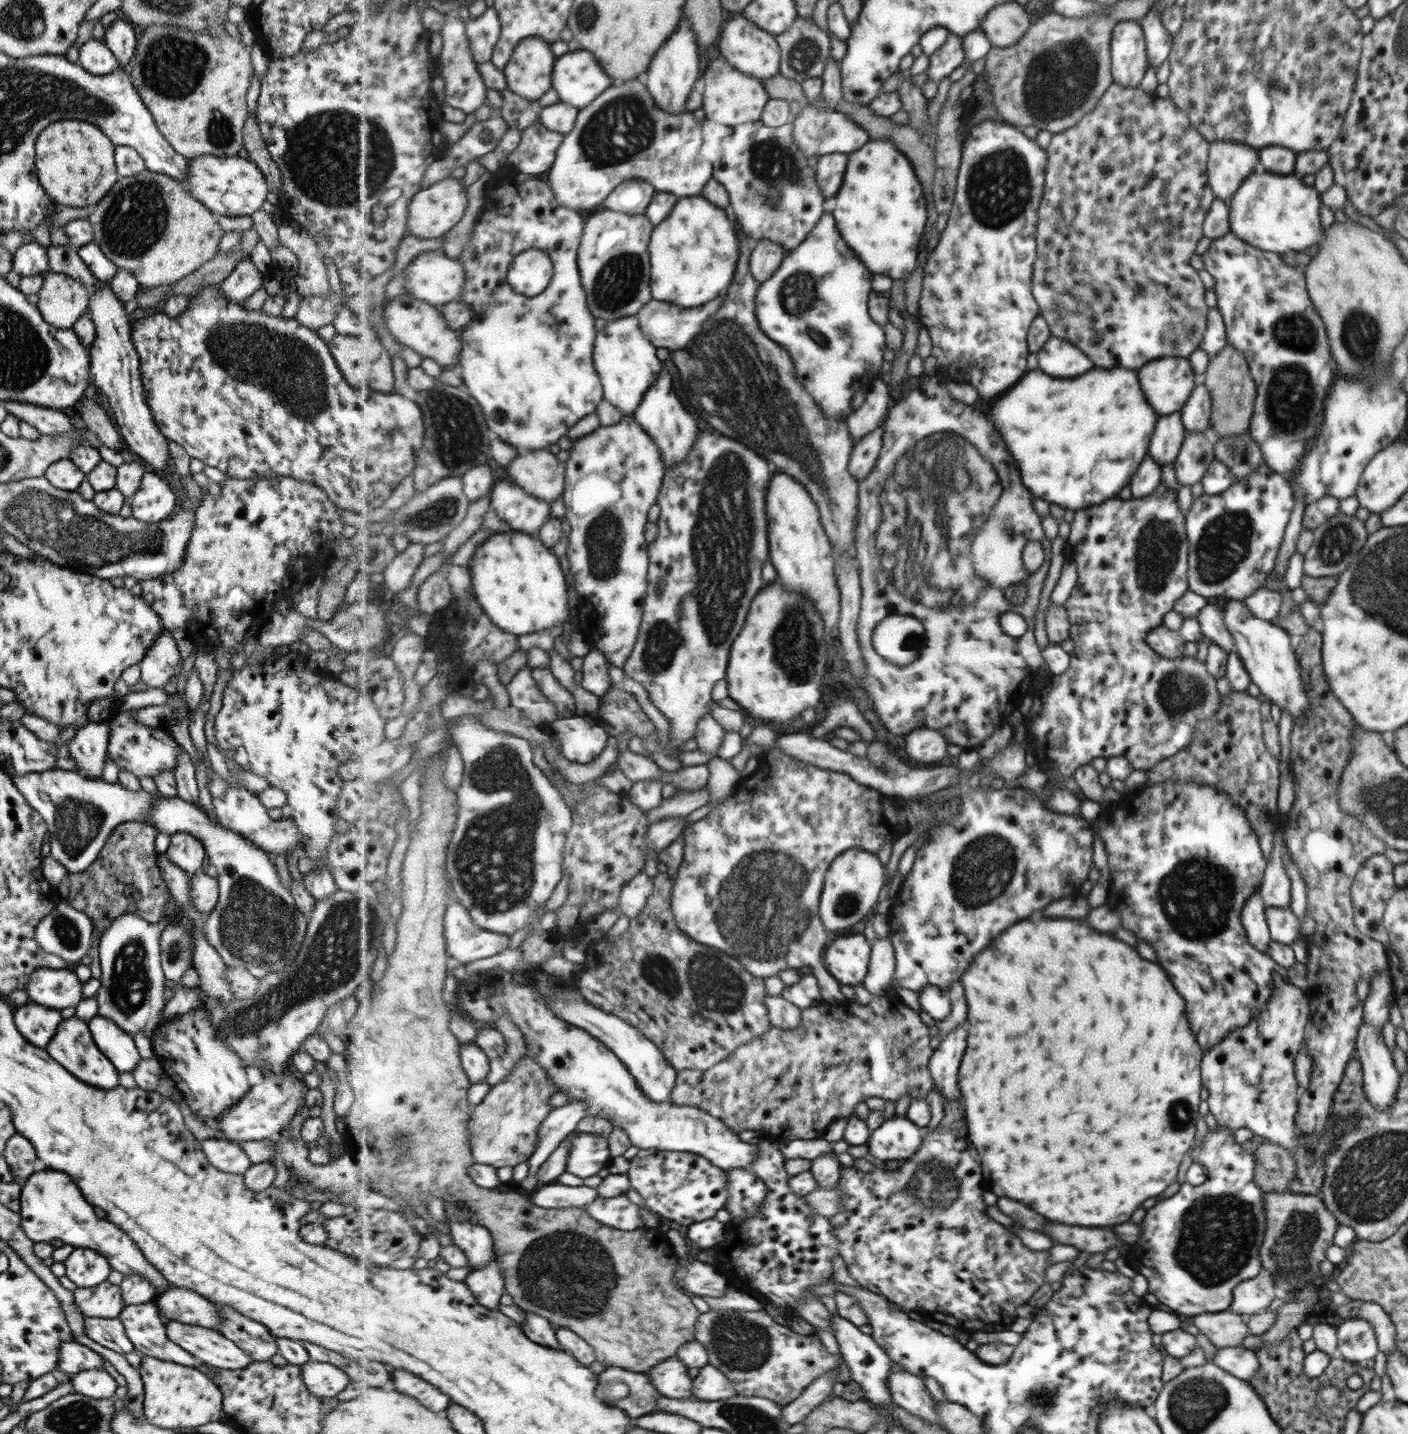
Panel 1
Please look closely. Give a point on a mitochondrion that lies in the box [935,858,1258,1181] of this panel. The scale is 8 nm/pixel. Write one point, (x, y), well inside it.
(1175, 1124)

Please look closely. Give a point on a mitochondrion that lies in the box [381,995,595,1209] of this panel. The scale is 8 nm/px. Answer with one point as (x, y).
(407, 1142)

